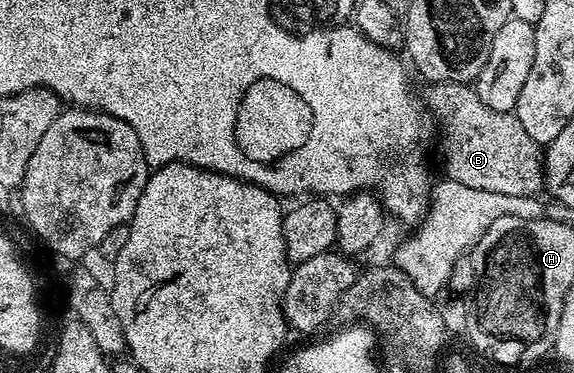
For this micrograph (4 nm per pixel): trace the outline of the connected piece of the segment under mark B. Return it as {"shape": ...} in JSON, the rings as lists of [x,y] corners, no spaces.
{"shape":[[[430,82],[425,87],[421,99],[429,115],[434,115],[442,127],[442,164],[449,179],[495,194],[537,197],[543,191],[543,149],[528,138],[513,112],[488,110],[480,102],[477,87],[470,84]]]}

